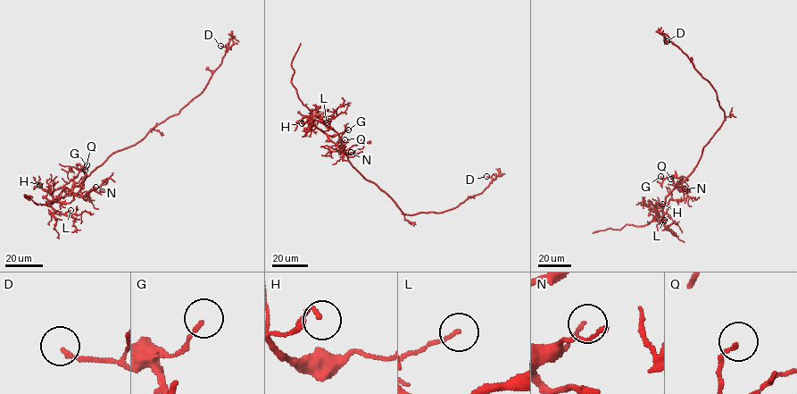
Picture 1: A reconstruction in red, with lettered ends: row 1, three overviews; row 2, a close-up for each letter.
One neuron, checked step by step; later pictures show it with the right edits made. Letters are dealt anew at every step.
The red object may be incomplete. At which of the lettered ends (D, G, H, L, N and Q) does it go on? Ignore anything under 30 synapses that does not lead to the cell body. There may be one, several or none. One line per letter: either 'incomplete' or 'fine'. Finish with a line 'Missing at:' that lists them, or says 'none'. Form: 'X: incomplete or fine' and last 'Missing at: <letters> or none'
D: incomplete
G: fine
H: fine
L: fine
N: fine
Q: fine
Missing at: D

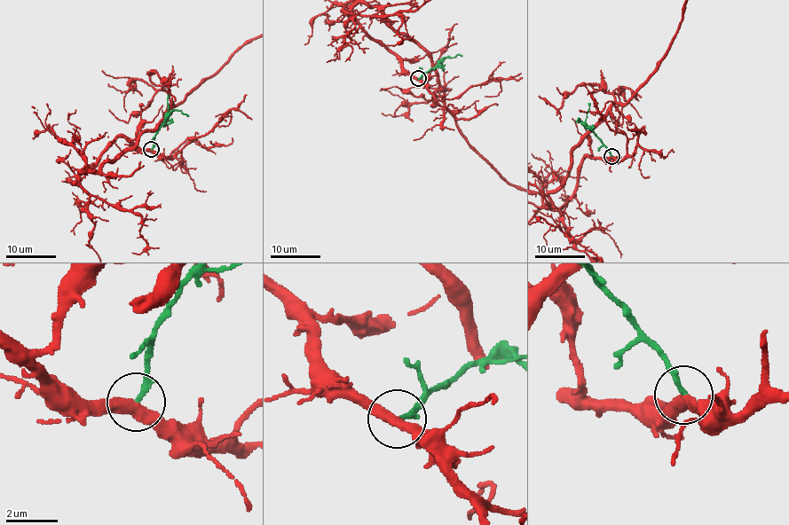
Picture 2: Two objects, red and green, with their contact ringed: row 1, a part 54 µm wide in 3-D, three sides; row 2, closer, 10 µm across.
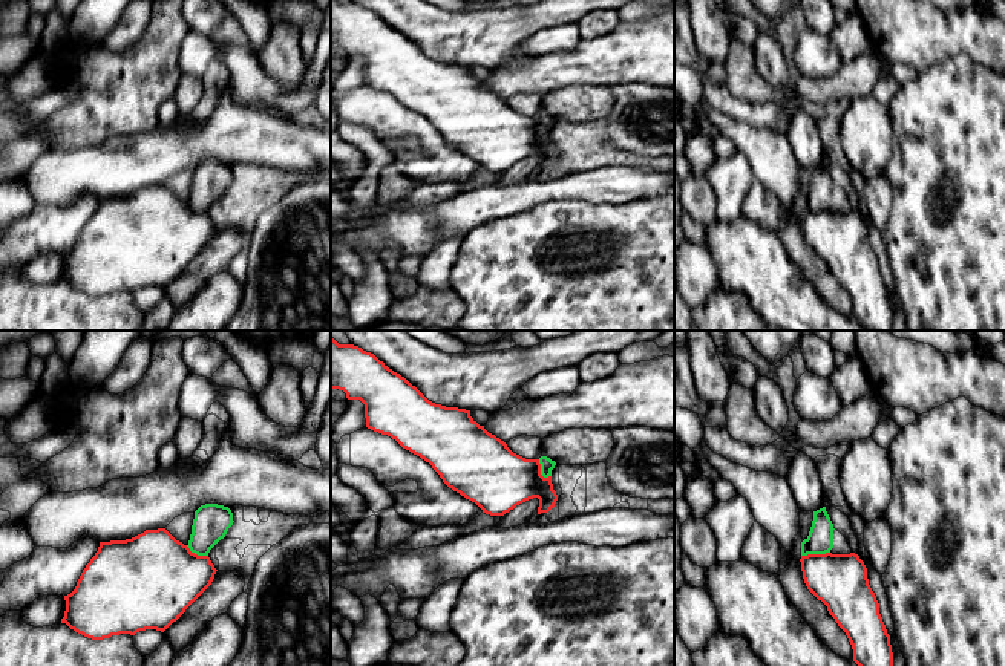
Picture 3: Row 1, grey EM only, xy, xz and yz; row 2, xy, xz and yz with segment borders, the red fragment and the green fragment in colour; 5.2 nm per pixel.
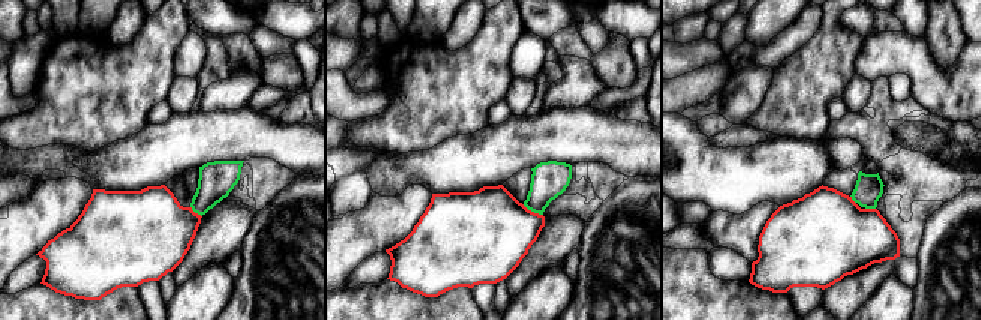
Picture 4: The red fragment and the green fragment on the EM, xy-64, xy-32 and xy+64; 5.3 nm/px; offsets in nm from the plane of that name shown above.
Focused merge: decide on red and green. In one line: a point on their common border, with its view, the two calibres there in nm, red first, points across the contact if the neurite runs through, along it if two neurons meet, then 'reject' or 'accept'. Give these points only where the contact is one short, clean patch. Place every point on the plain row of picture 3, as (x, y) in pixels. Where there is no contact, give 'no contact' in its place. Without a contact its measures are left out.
yz (815, 212) | 280/140 nm | along yz (829, 208), (802, 213) | reject

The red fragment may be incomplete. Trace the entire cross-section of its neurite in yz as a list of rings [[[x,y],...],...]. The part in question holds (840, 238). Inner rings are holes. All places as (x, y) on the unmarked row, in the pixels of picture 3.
[[[807,211],[800,219],[807,246],[827,263],[846,289],[853,318],[866,331],[893,331],[890,292],[859,213]]]

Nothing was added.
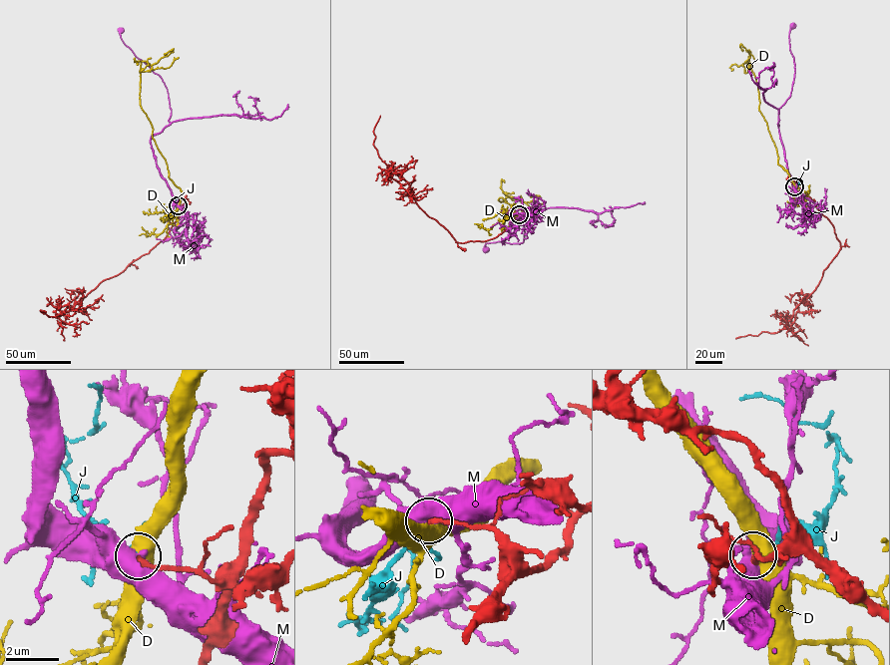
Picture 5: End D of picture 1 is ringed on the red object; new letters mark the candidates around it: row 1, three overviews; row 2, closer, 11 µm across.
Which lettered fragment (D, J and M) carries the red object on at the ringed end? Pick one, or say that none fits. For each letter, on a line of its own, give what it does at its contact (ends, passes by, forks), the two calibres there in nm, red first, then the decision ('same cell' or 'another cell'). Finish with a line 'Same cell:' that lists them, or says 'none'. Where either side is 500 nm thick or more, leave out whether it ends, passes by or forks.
D: 180 nm thick on the red side, 550 nm on the other; another cell
J: it passes by; 160 nm thick on the red side, 110 nm on the other; same cell
M: 190 nm thick on the red side, 550 nm on the other; another cell
Same cell: J

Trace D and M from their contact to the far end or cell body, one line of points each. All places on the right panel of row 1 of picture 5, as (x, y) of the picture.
D: (795, 186), (778, 164), (776, 148), (759, 110), (756, 78), (746, 61), (749, 54), (741, 44), (742, 51)
M: (795, 186), (777, 124), (779, 109), (790, 95), (793, 80), (794, 63), (789, 38), (792, 26)

